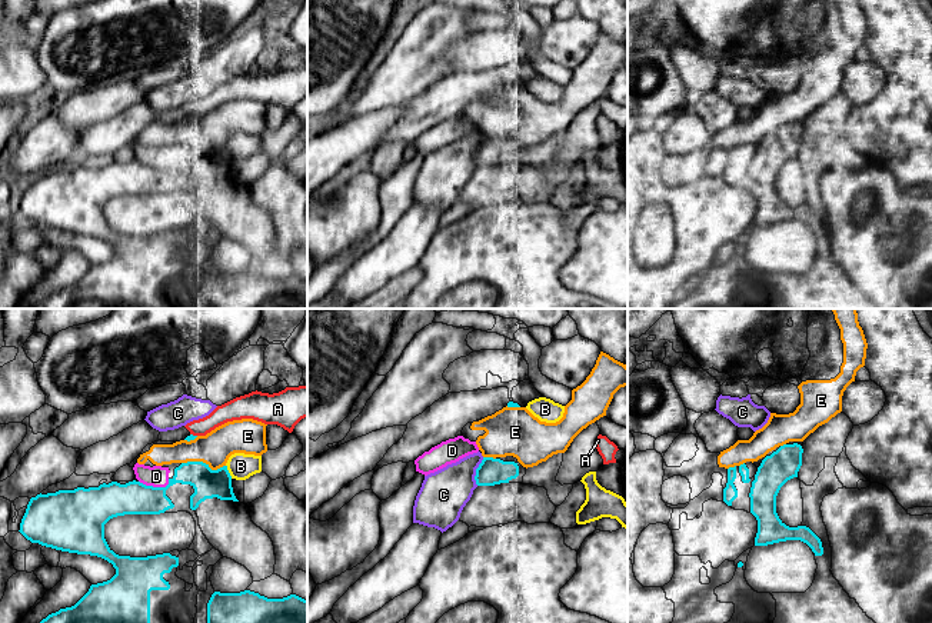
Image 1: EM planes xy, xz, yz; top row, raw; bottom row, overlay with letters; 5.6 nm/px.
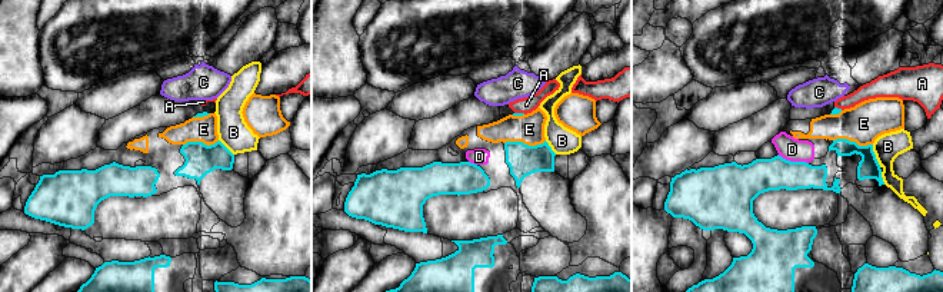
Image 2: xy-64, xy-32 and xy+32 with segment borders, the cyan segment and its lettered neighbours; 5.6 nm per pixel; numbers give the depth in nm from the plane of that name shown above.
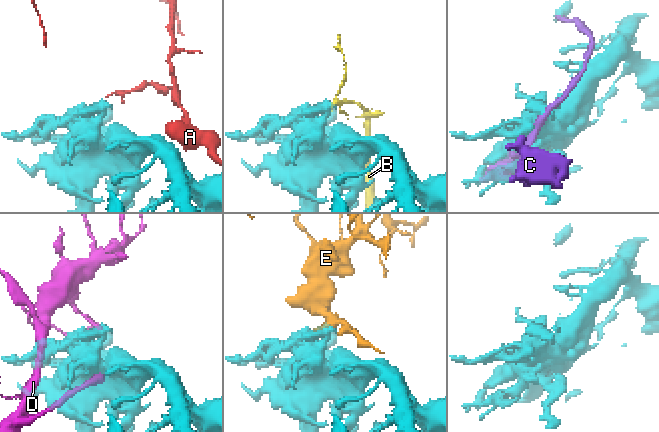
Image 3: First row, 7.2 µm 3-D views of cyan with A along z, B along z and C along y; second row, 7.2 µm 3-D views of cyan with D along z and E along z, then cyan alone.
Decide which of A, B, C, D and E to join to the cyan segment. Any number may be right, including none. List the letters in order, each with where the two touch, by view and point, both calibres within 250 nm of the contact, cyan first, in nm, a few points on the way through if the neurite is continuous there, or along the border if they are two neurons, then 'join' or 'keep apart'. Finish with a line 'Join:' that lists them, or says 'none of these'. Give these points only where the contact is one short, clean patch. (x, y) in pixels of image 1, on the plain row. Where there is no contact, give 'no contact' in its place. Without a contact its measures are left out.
A: meets cyan in xy at (192, 115); 30 nm thick on the cyan side, 110 nm on the other; keep apart
B: meets cyan in xy at (227, 152); 170 nm thick on the cyan side, 150 nm on the other; keep apart
C: meets cyan in xz at (476, 152); 150 nm thick on the cyan side, 260 nm on the other; keep apart
D: meets cyan in xy at (155, 167); 190 nm thick on the cyan side, 120 nm on the other; keep apart
E: meets cyan in xy at (202, 142); 170 nm thick on the cyan side, 190 nm on the other; keep apart
Join: none of these

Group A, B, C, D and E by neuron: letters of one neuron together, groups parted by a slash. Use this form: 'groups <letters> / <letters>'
groups A / B / C / D / E

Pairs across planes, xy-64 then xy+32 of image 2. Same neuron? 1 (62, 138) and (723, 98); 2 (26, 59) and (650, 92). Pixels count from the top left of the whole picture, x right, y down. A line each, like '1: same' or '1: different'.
1: different
2: same

